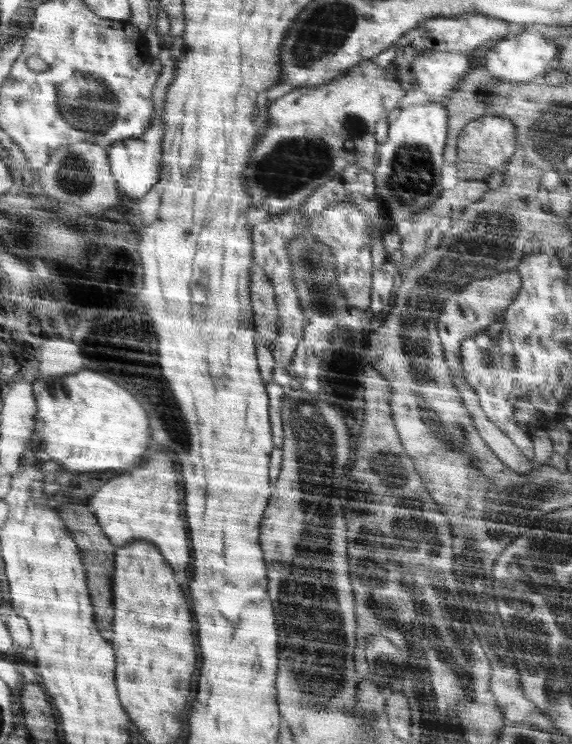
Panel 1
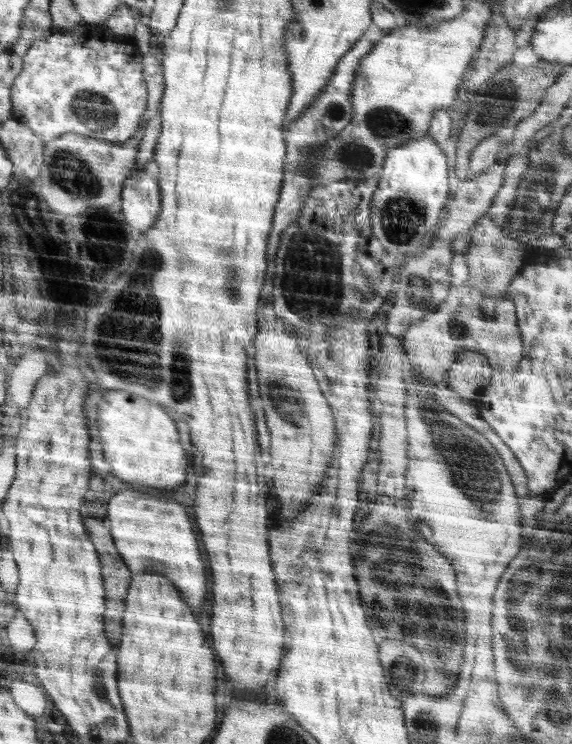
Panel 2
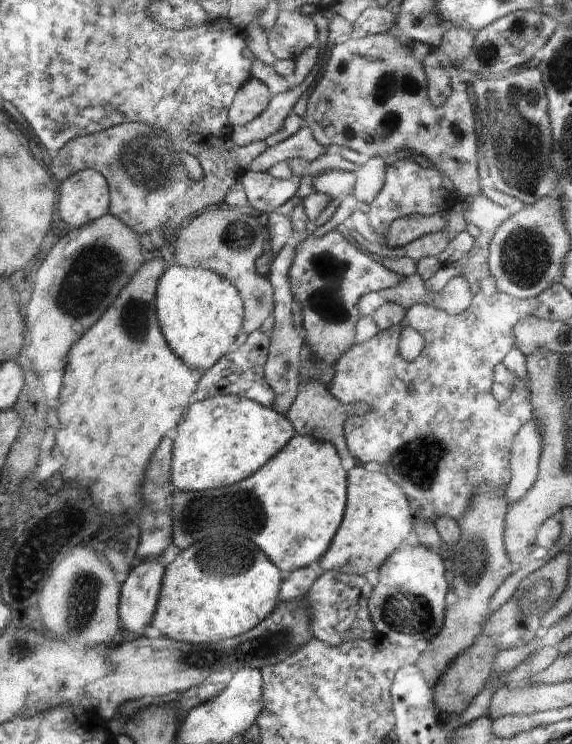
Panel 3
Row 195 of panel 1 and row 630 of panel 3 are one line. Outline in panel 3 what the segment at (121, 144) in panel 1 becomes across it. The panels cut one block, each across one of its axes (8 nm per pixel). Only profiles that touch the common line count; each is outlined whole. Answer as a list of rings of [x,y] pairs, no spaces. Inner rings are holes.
[[[146,559],[133,566],[123,584],[121,618],[124,630],[143,636],[156,610],[166,561]]]

